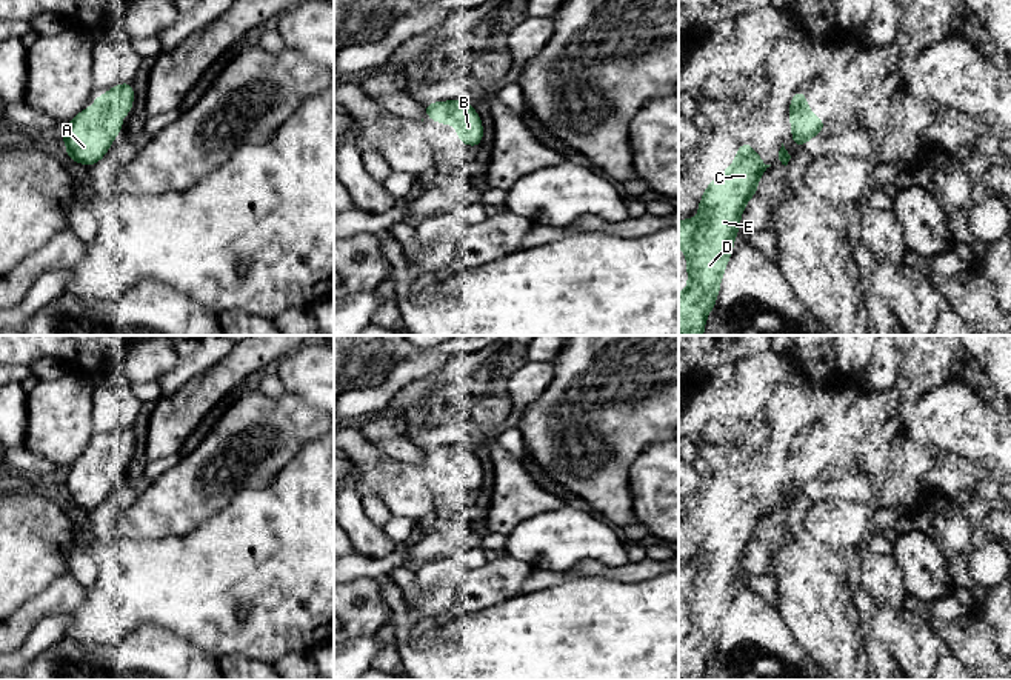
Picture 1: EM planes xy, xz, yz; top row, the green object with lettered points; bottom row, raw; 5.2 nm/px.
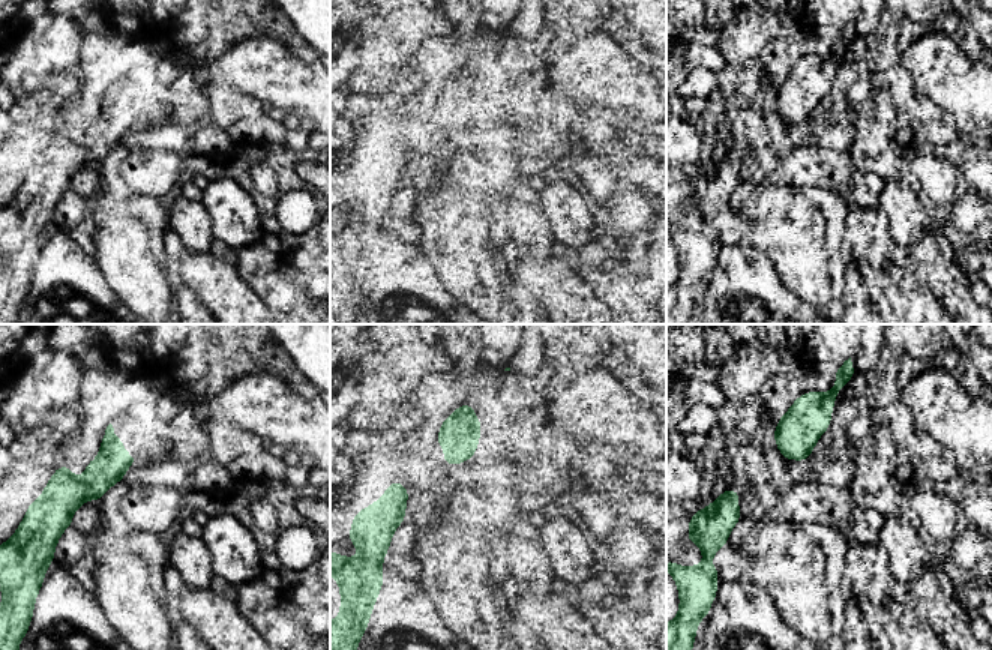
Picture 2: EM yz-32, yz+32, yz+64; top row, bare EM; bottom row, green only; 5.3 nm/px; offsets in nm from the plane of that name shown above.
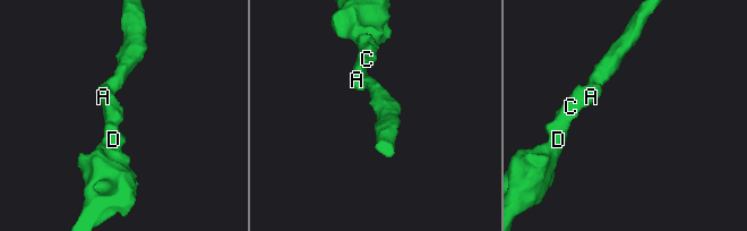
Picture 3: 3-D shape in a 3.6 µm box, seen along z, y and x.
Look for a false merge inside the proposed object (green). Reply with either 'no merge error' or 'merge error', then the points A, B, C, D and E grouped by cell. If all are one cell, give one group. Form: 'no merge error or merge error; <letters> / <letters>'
no merge error; A B C D E

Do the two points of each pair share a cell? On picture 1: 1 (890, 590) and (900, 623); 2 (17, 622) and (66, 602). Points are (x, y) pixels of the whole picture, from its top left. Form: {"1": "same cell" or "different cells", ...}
{"1": "different cells", "2": "same cell"}

